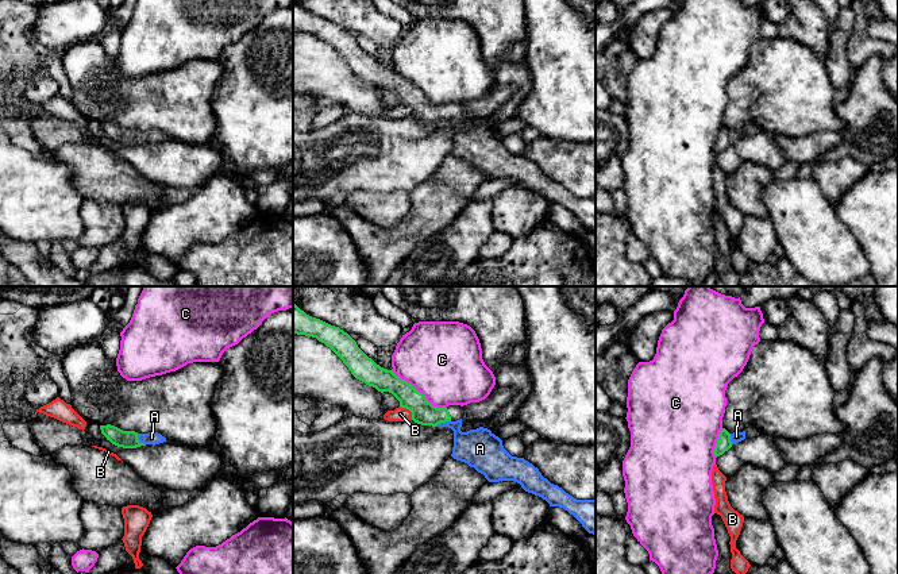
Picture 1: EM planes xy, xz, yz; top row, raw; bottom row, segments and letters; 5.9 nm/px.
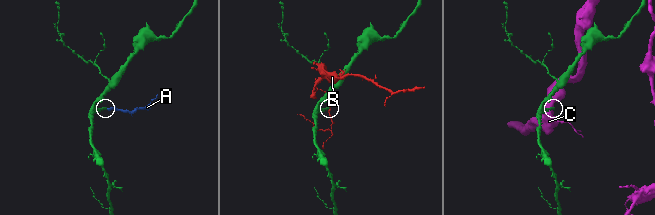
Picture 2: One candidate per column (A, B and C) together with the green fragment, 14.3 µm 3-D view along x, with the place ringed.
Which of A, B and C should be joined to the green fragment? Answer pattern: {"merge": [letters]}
{"merge": ["A"]}

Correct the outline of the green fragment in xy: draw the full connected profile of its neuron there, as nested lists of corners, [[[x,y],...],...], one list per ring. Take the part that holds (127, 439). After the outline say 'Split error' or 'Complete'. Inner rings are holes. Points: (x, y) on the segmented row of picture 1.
[[[100,425],[101,434],[112,444],[123,448],[136,448],[146,444],[159,444],[166,442],[166,438],[158,432],[138,434],[135,431],[123,431],[115,425]]]. Split error

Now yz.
[[[725,428],[720,431],[717,444],[714,447],[716,458],[728,451],[733,444],[745,439],[745,431],[729,434]]]. Split error

